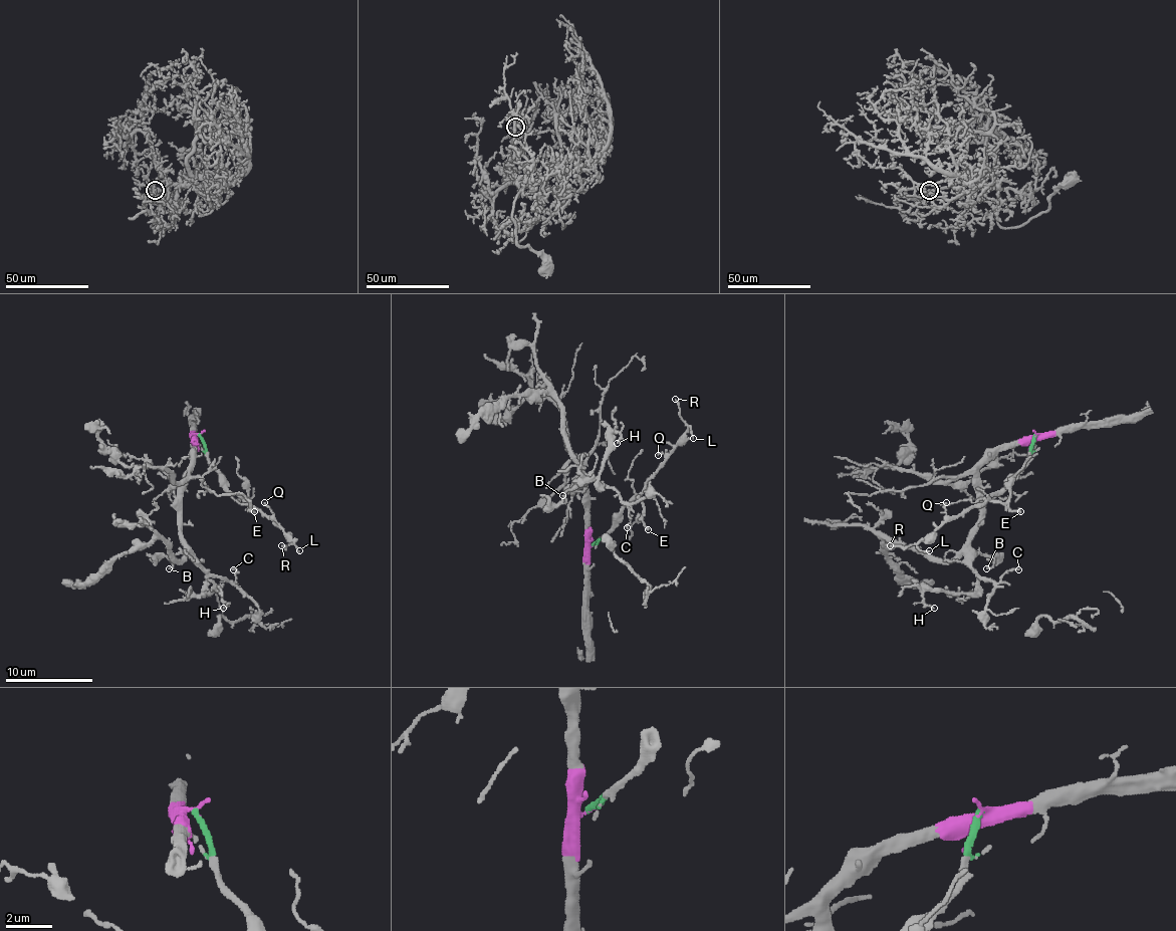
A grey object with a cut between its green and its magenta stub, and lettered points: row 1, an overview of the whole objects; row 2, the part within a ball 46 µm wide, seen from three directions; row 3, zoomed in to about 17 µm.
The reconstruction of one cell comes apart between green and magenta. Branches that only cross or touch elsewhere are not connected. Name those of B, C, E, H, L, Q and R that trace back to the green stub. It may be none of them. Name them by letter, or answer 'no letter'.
E, L, Q, R

